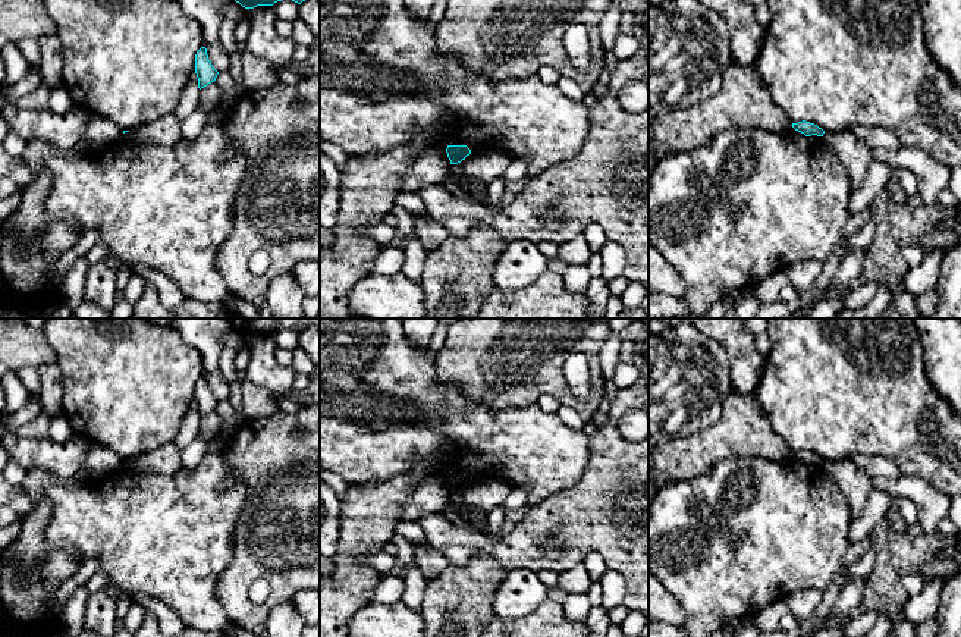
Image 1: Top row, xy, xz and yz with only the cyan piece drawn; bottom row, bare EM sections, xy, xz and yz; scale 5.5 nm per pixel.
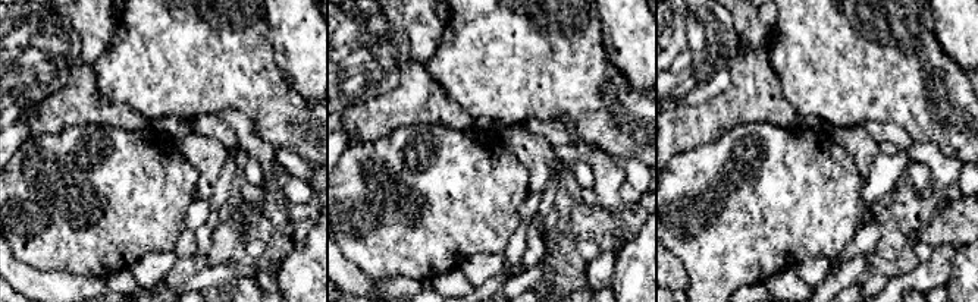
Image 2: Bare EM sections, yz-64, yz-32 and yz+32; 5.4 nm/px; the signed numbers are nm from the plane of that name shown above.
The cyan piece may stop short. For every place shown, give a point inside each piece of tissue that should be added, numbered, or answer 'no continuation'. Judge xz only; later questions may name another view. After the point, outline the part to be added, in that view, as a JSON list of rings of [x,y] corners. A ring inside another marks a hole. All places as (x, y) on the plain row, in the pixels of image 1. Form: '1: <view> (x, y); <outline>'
no continuation

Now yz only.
no continuation

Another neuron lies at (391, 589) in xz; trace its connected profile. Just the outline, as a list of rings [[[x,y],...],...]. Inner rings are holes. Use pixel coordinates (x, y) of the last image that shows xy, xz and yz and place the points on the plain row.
[[[381,575],[379,584],[376,586],[371,602],[374,603],[396,603],[402,600],[405,592],[403,577],[398,575]]]

